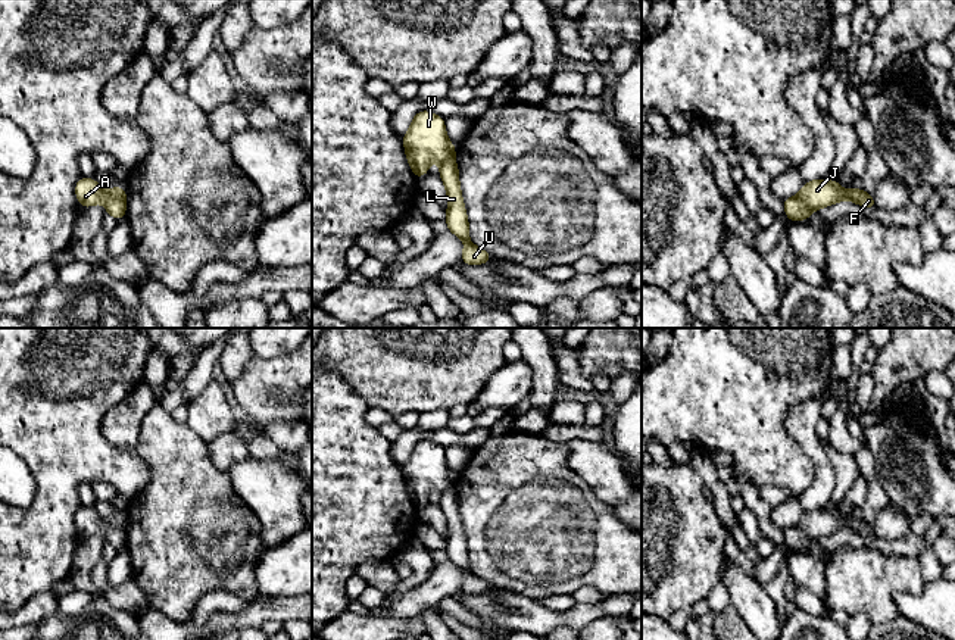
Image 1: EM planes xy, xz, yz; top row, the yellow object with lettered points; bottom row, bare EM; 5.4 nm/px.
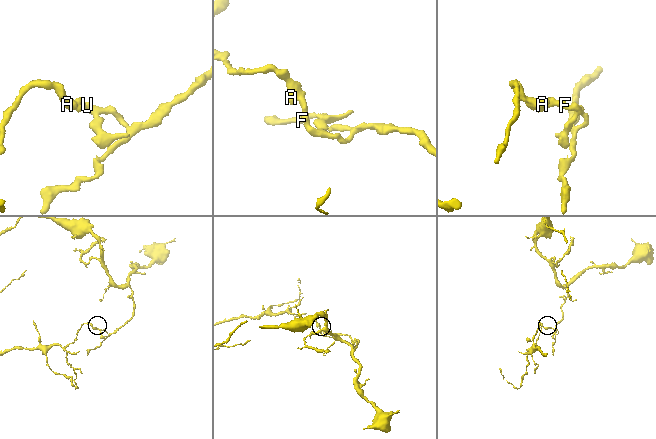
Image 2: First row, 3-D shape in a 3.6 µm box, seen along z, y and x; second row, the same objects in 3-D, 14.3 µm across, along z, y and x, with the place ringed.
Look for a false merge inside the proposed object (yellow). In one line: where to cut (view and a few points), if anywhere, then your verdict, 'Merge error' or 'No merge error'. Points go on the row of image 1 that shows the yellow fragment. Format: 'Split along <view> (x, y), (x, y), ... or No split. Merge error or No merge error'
Split along xy (108, 190), (124, 200). Merge error

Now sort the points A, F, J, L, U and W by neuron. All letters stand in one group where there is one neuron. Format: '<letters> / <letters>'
A W / F J L U

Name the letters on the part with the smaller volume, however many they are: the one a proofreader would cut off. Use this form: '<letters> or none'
A, W

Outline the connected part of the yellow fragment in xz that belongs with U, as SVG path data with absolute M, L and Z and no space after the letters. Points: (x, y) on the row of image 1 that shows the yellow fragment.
M450 159L441 162L439 175L444 182L449 200L444 218L447 230L453 232L458 238L465 241L461 262L466 265L483 265L490 262L493 256L489 252L472 244L469 240L469 225L466 209L462 200L456 160Z

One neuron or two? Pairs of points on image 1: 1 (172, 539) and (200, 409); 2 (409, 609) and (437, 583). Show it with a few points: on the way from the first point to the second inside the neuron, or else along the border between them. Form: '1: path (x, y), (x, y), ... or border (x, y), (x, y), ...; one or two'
1: border (186, 422), (206, 445); two
2: path (417, 602), (430, 590); one

